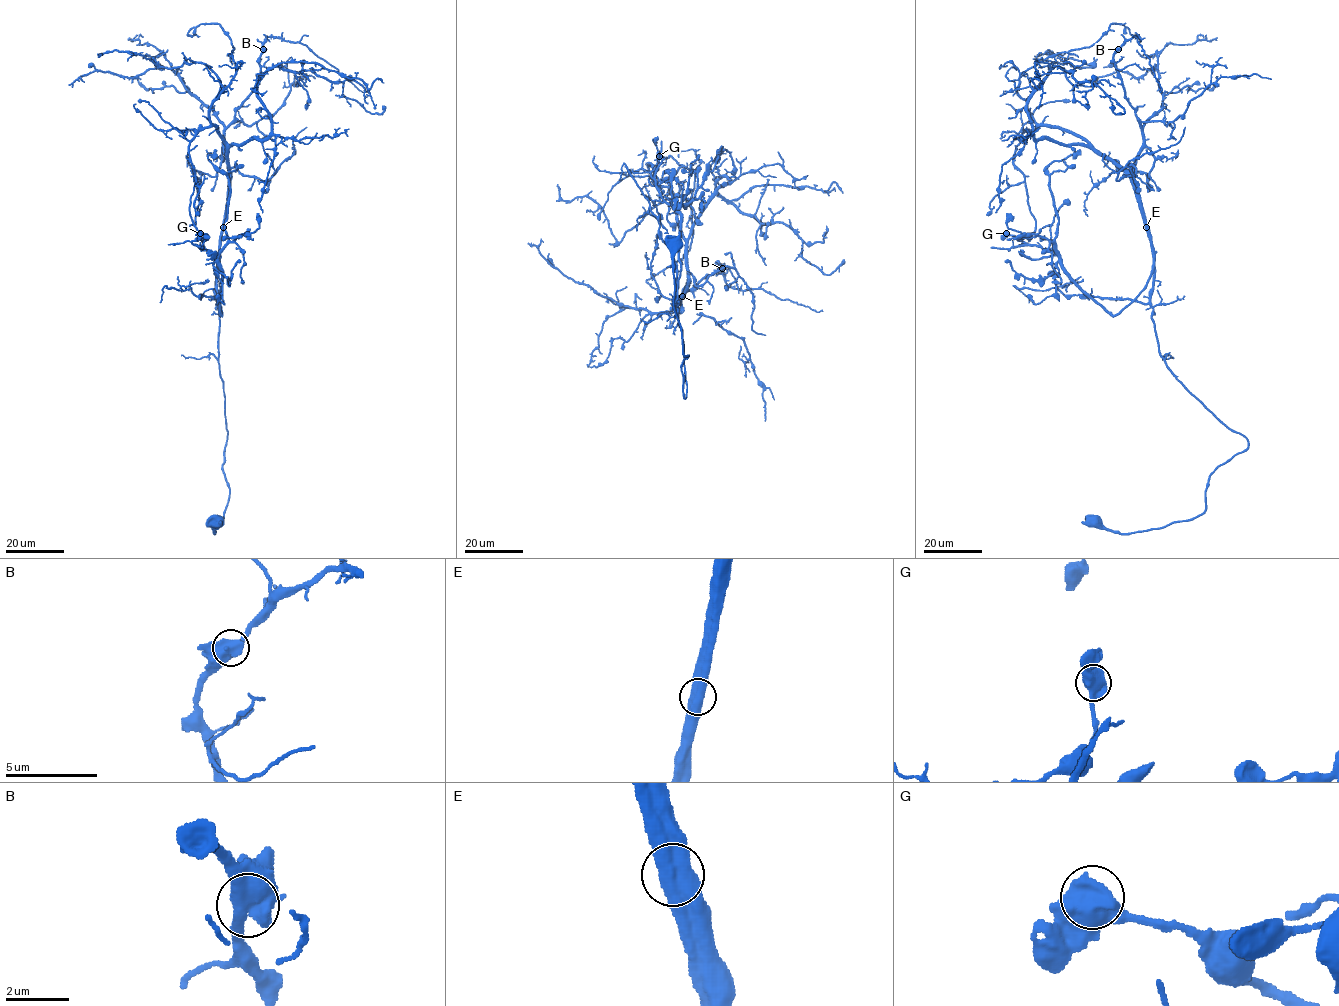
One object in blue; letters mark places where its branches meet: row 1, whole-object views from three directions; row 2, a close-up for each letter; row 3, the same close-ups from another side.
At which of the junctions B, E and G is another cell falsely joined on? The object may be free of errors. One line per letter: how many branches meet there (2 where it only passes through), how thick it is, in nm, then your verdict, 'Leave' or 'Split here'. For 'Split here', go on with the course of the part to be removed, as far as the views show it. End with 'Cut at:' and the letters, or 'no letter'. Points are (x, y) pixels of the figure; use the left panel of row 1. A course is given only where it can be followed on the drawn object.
B: Branches: 2. Thickness 650 nm. Leave
E: Branches: 2. Thickness 700 nm. Leave
G: Branches: 2. Thickness 700 nm. Leave
Cut at: no letter

